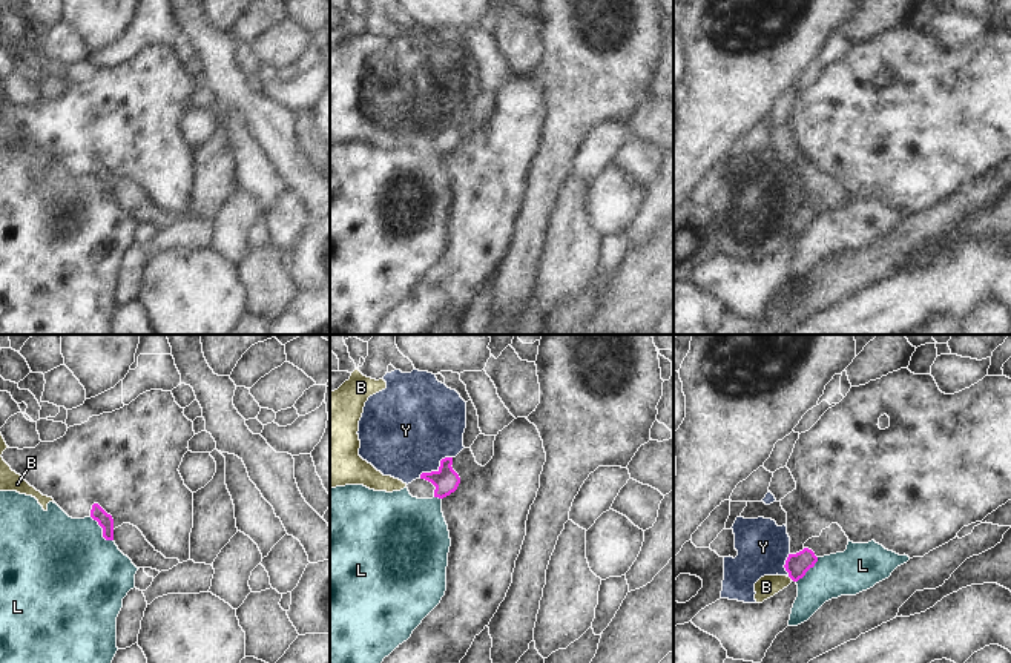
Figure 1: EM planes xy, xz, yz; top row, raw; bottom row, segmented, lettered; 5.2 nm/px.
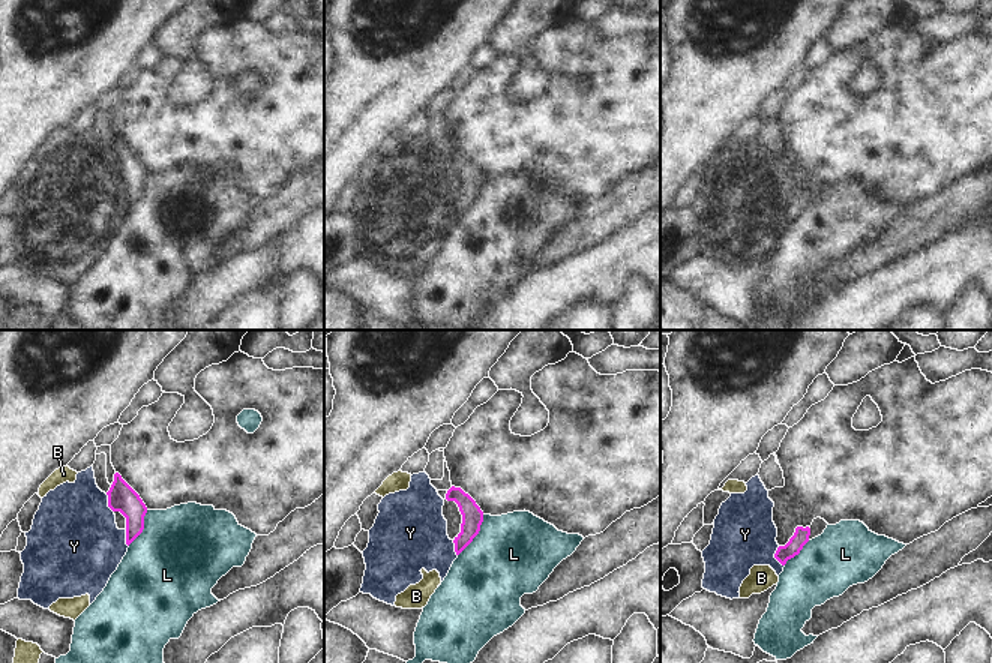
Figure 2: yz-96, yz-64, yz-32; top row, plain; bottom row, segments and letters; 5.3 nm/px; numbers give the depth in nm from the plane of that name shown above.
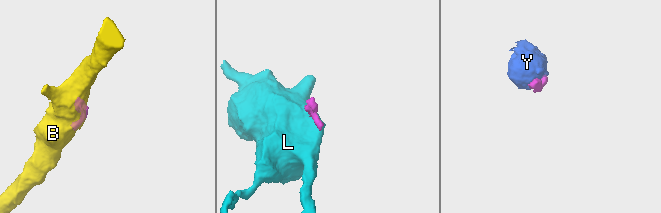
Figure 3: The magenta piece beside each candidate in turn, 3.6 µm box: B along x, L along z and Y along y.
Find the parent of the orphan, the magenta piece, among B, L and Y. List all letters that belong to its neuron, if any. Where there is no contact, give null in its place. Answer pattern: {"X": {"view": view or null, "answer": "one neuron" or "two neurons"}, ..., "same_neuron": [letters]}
{"B": {"view": "yz", "answer": "two neurons"}, "L": {"view": "xy", "answer": "two neurons"}, "Y": {"view": "xz", "answer": "two neurons"}, "same_neuron": []}

